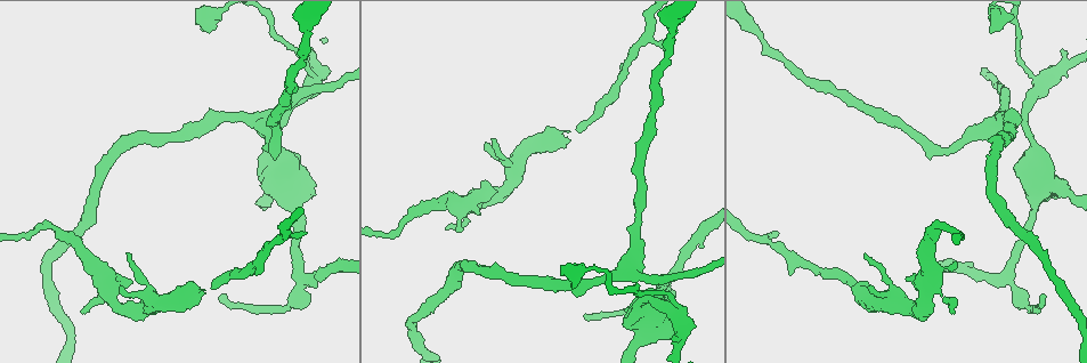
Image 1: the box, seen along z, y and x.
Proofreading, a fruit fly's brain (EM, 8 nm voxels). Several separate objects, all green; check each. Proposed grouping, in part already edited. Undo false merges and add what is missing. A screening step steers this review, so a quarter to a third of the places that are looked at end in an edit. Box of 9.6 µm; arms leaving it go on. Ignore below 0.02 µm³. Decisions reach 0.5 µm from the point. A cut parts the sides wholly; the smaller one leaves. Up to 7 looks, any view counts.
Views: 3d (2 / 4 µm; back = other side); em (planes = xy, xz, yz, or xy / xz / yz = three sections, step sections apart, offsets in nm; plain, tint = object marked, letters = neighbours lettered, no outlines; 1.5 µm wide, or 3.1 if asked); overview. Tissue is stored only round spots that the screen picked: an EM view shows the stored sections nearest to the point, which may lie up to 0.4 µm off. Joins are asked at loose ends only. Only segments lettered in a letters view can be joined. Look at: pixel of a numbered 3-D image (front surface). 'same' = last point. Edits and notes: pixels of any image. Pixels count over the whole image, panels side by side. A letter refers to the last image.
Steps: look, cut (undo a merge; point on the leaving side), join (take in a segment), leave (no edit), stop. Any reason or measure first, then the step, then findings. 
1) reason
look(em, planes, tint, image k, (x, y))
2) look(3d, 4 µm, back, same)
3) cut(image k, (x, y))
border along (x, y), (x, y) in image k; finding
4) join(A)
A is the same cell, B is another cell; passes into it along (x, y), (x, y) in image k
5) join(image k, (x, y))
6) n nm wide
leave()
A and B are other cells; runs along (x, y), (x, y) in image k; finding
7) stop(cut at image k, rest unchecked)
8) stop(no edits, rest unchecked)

an open end
look(3d, 2 µm, image 1, (1044, 293))

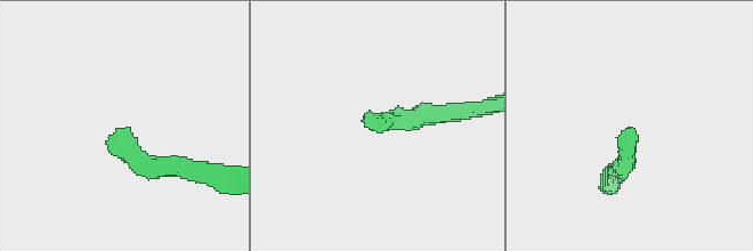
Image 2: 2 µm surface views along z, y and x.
shape alone is not enough
look(em, planes, letters, image 2, (118, 131))

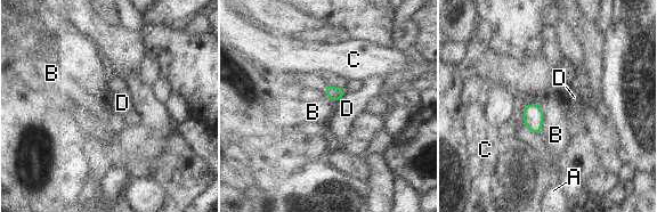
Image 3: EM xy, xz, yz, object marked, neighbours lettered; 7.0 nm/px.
B touches over 220 nm
leave()
A, B, C and D are other cells; border along (535, 104), (543, 115), (540, 132) in image 3; no lettered segment goes on from it

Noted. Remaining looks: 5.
thick end
look(em, planes, letters, image 1, (1056, 198))

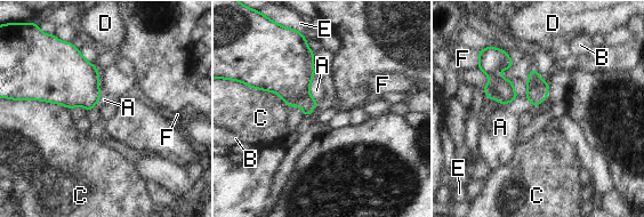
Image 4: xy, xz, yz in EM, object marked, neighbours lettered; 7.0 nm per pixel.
leave()
A, B, C, D, E and F are other cells; border along (236, 81), (275, 93), (290, 109) in image 4; no lettered segment goes on from it

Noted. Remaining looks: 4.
tapers out
look(em, planes, letters, image 1, (210, 31))

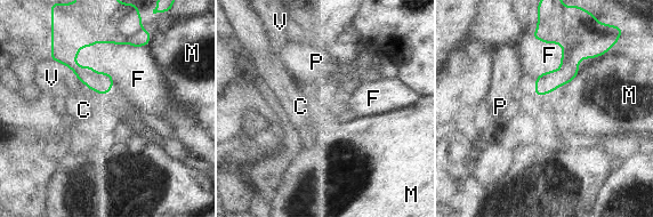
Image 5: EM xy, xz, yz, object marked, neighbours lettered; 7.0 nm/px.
leave()
C, F, M, P and V are other cells; border along (148, 43), (95, 42), (72, 63) in image 5; none of them fits

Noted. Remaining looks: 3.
stop(no edits, rest unchecked)

